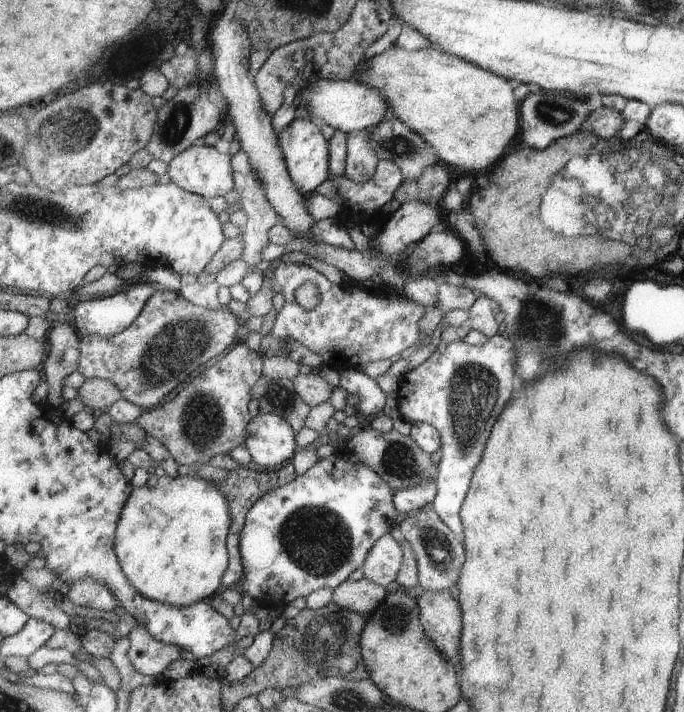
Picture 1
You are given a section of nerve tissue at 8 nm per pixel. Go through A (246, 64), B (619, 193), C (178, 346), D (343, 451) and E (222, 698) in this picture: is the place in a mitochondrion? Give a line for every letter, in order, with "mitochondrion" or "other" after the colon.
A: other
B: mitochondrion
C: mitochondrion
D: other
E: other

